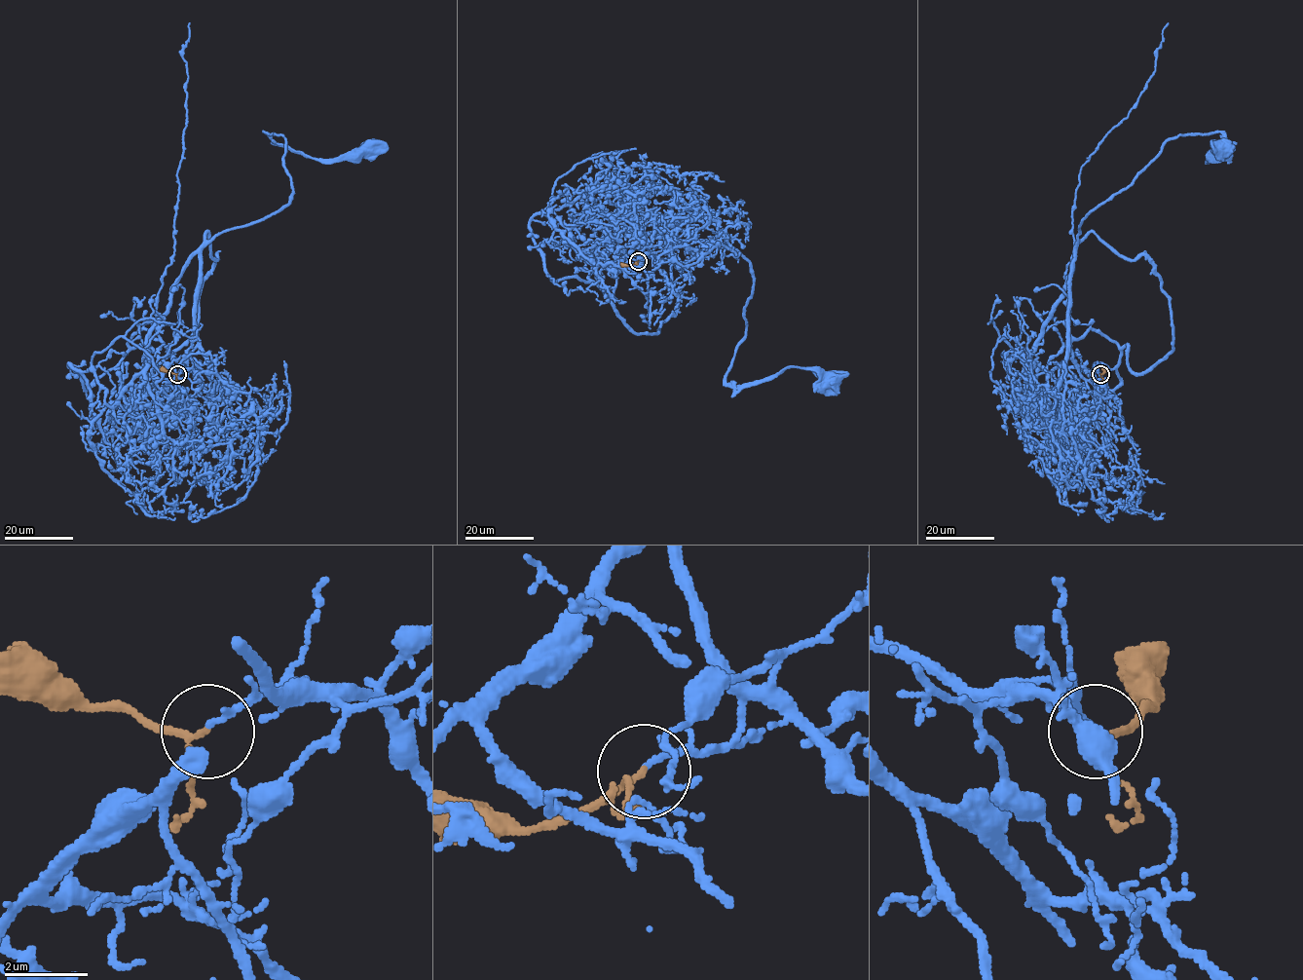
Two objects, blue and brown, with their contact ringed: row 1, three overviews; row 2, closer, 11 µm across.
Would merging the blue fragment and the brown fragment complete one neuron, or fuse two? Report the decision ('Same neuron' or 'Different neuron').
Same neuron

